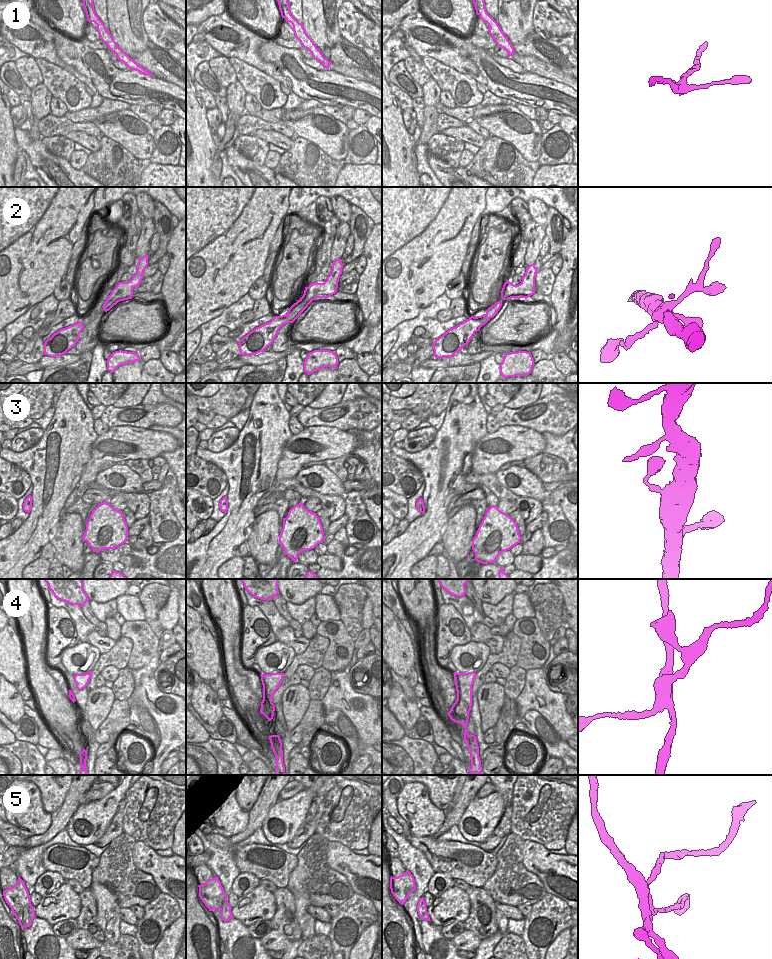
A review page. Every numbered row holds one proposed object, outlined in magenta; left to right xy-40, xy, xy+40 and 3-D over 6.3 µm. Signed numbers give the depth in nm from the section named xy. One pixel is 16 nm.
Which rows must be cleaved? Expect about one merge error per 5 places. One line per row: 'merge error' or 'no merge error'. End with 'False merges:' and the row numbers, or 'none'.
1: no merge error
2: no merge error
3: no merge error
4: merge error
5: merge error
False merges: 4, 5

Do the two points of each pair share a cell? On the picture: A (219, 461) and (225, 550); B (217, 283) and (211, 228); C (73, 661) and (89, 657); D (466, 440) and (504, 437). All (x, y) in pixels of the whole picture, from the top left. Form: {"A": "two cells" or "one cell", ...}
{"A": "one cell", "B": "one cell", "C": "one cell", "D": "two cells"}

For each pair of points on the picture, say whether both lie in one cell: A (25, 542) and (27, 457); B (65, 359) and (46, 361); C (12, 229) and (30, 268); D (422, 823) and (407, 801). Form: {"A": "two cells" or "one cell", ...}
{"A": "one cell", "B": "one cell", "C": "one cell", "D": "one cell"}

